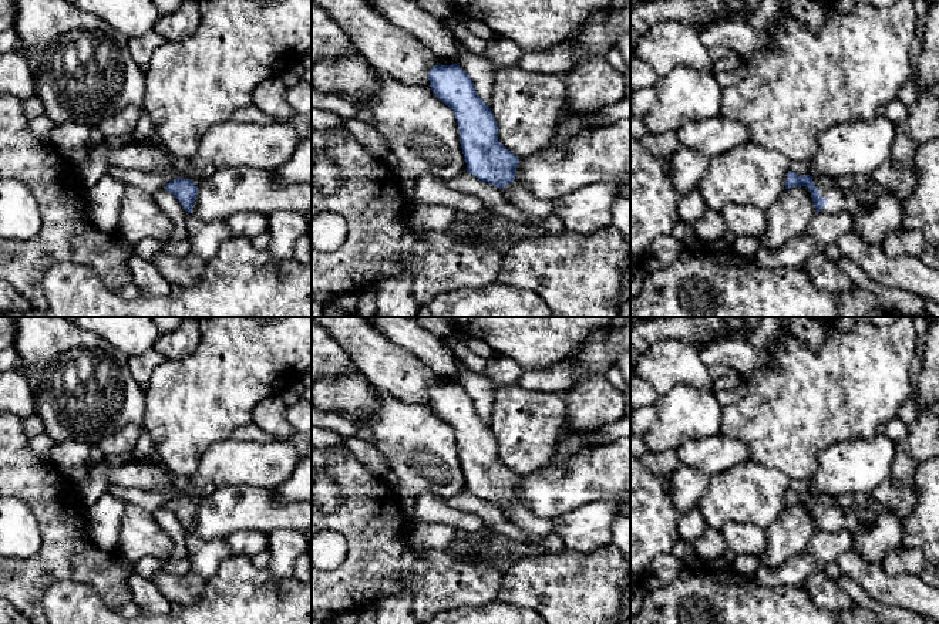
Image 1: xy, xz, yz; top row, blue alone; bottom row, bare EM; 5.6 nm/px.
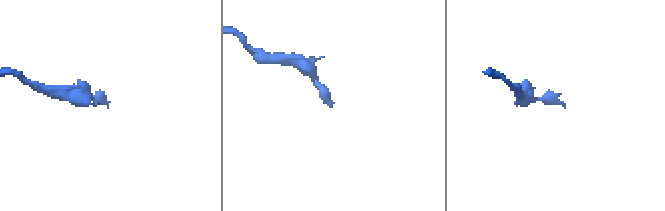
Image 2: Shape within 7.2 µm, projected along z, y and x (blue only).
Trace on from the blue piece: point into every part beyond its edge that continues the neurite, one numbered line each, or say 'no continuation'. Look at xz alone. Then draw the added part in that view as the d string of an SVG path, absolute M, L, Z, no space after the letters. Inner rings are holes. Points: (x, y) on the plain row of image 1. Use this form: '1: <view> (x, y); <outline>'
1: xz (534, 528); M516 496L512 502L506 503L504 507L505 517L518 526L526 536L526 546L535 547L534 554L543 553L545 549L541 540L555 530L553 519L541 519L532 510L529 510L524 503L521 503Z

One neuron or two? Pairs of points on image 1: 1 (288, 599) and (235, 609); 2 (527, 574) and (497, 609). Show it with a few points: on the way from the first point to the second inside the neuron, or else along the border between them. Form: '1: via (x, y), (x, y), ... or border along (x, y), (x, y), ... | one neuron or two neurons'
1: via (275, 609), (248, 609) | one neuron
2: border along (497, 599), (532, 609) | two neurons

